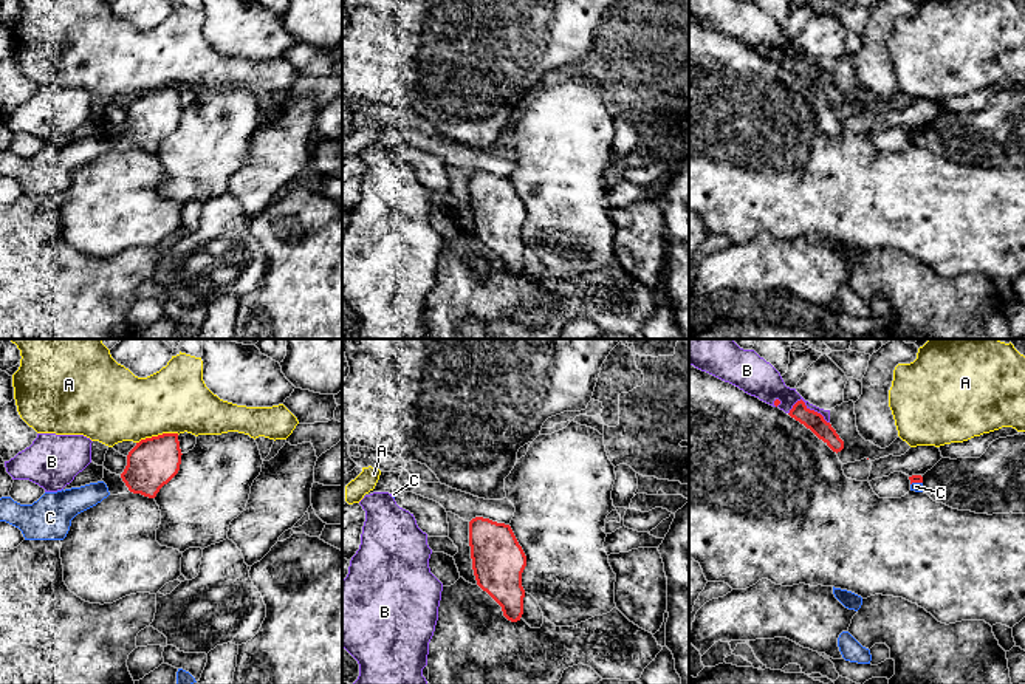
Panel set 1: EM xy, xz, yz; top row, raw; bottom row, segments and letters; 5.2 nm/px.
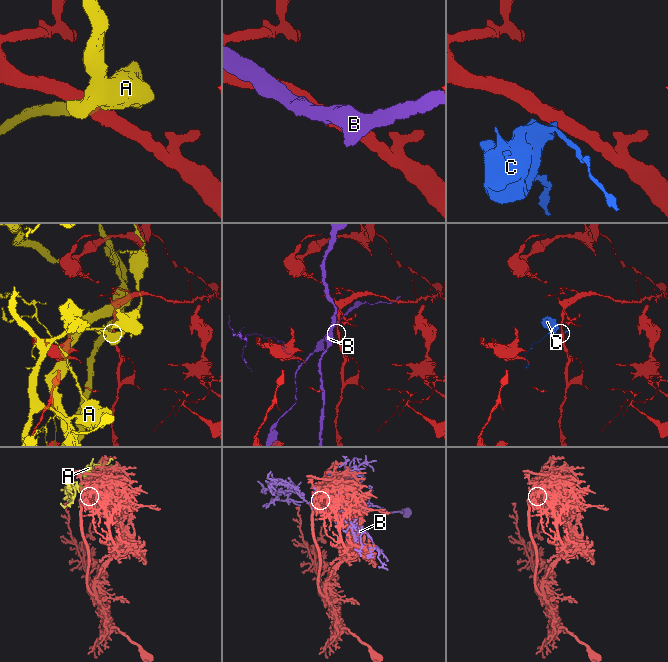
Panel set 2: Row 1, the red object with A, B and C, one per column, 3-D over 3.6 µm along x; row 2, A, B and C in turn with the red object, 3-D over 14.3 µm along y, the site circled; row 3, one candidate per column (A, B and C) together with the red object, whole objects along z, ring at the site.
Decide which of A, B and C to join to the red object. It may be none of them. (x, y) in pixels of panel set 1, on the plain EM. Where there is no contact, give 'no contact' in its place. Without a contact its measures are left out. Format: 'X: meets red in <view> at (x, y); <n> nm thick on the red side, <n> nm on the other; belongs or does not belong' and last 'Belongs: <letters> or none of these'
A: meets red in xy at (158, 88); 260 nm thick on the red side, 360 nm on the other; does not belong
B: meets red in yz at (809, 62); 100 nm thick on the red side, 160 nm on the other; does not belong
C: meets red in yz at (915, 135); 50 nm thick on the red side, 50 nm on the other; does not belong
Belongs: none of these

